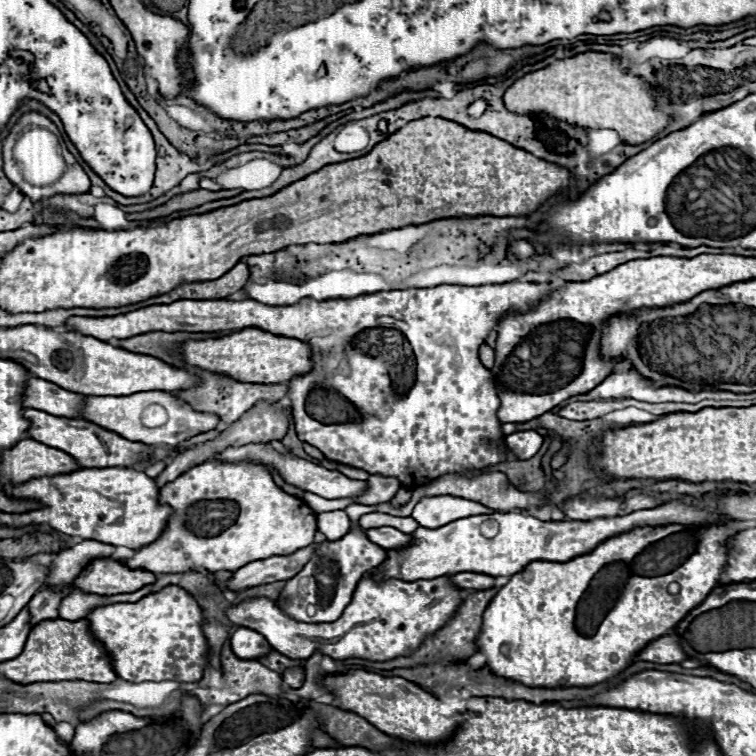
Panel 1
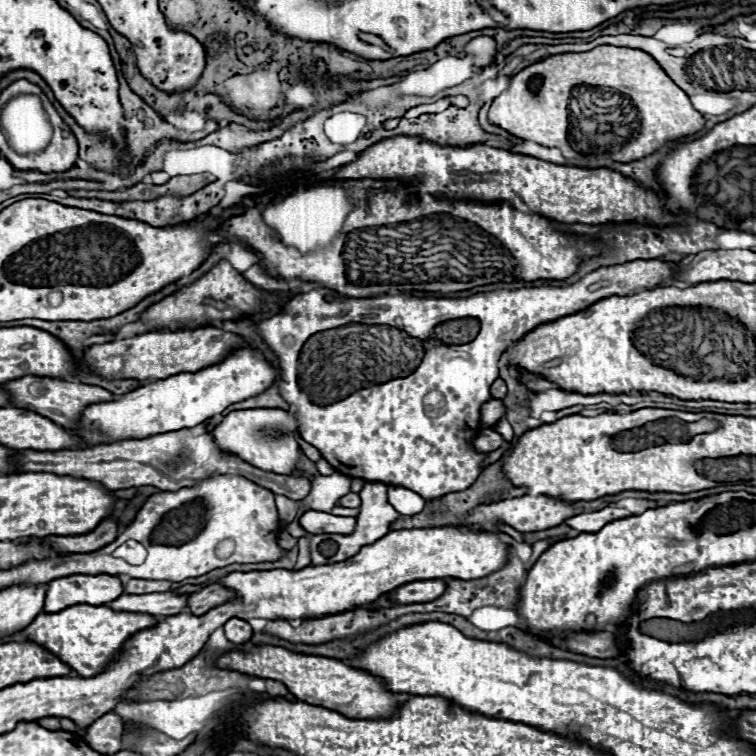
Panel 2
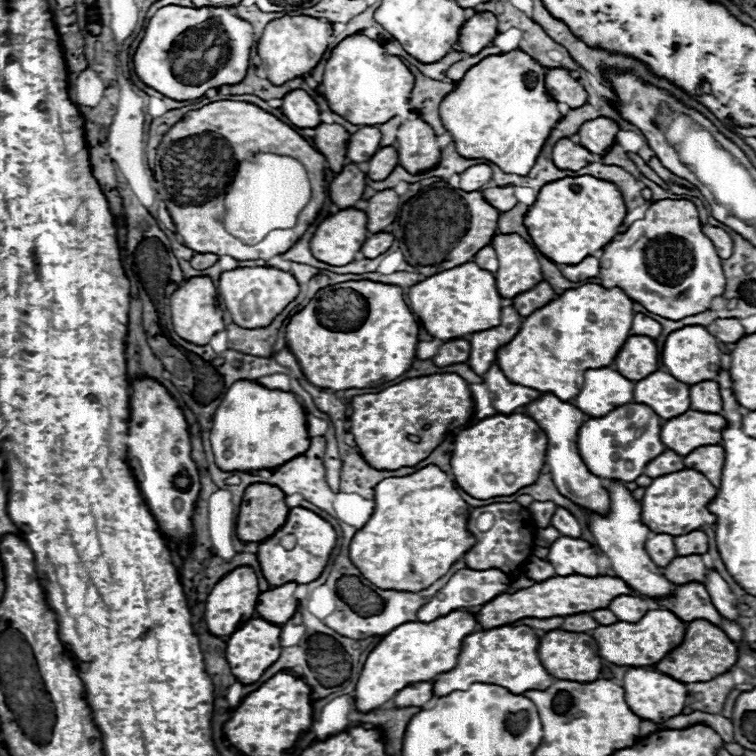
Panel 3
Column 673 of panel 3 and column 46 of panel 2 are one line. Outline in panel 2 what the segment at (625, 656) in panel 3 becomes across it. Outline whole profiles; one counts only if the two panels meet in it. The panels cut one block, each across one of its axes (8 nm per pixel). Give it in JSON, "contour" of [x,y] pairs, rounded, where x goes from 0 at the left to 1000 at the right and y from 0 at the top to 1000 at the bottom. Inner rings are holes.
{"contour":[[[103,799],[103,802],[93,802],[93,804],[71,810],[71,812],[56,810],[34,831],[29,831],[21,839],[5,844],[3,849],[8,849],[8,847],[19,847],[19,849],[40,847],[40,849],[48,849],[50,854],[56,854],[63,862],[69,862],[71,868],[77,868],[98,889],[103,889],[106,894],[114,897],[114,894],[132,892],[138,886],[138,881],[159,865],[161,852],[175,839],[180,839],[183,833],[198,831],[206,823],[209,823],[209,817],[204,817],[198,812],[153,810],[153,807],[143,804],[143,802]]]}

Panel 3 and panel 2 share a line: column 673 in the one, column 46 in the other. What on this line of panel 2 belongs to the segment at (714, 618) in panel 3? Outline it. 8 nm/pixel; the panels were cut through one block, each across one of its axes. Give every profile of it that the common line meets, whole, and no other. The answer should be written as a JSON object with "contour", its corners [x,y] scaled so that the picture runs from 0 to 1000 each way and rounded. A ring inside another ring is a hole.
{"contour":[[[95,759],[66,770],[61,783],[58,810],[77,810],[98,799],[132,802],[132,799],[148,796],[159,786],[161,786],[161,772],[153,762]]]}

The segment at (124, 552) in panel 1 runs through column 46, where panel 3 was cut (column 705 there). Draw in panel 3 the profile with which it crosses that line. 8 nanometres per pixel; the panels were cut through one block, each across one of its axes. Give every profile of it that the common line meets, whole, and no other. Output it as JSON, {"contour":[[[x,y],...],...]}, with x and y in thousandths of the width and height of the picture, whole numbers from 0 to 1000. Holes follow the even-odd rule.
{"contour":[[[939,751],[934,757],[934,767],[931,767],[931,775],[942,791],[942,799],[947,802],[947,807],[963,817],[963,820],[974,820],[976,817],[976,807],[974,807],[974,788],[966,783],[963,772],[955,767],[955,762]]]}

